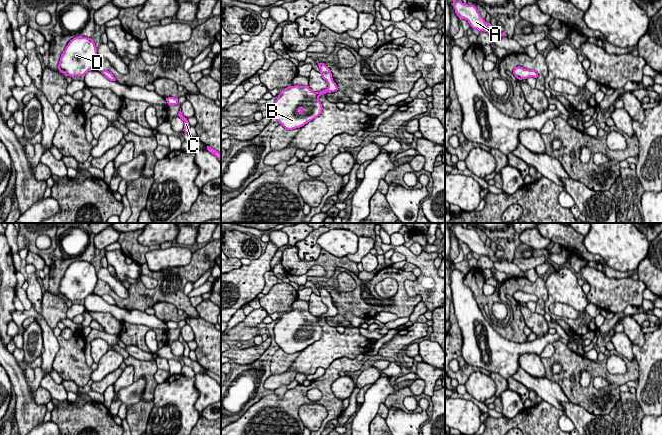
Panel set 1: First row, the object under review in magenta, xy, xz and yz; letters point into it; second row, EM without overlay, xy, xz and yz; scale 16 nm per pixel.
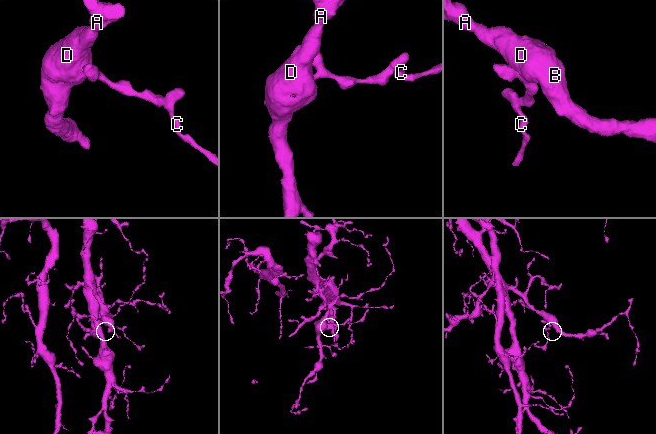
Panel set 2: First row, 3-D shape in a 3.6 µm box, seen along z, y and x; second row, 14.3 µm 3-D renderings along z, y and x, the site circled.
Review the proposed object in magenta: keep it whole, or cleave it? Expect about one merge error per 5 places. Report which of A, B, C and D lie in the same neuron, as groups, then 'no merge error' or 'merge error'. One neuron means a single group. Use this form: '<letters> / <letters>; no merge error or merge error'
A B C D; no merge error

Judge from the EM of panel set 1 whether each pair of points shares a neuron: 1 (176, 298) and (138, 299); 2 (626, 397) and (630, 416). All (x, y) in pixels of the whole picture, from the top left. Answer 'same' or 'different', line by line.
1: same
2: same

